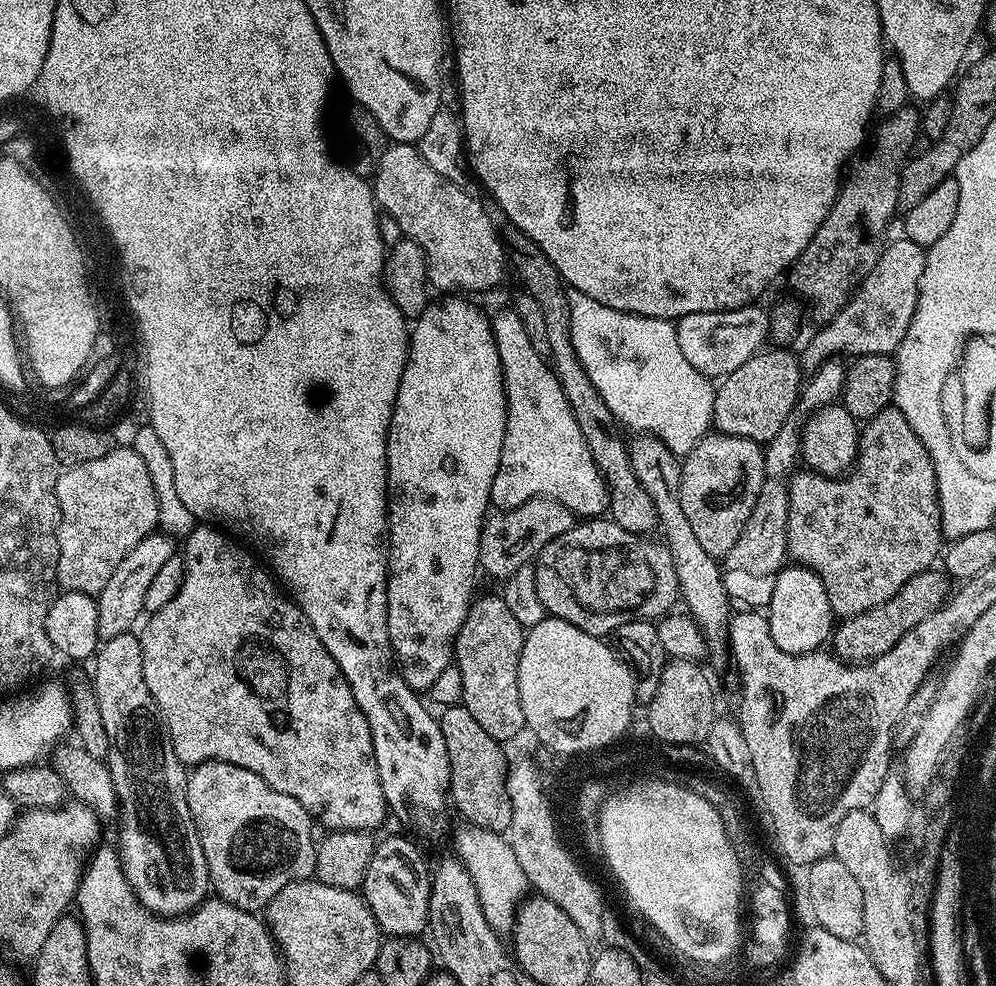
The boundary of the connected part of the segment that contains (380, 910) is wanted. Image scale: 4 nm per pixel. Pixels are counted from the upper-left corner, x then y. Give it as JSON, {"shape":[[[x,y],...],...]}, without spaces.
{"shape":[[[388,836],[384,841],[381,839],[377,843],[362,885],[366,906],[374,914],[381,933],[388,938],[419,937],[420,931],[423,933],[428,926],[432,889],[430,864],[424,861],[423,854],[407,840],[409,837],[404,836]]]}

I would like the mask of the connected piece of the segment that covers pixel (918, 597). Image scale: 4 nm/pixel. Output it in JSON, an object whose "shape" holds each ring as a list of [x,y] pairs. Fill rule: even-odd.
{"shape":[[[929,570],[910,578],[910,582],[906,582],[906,586],[902,586],[902,590],[894,594],[894,598],[886,598],[886,602],[857,616],[841,619],[830,637],[831,651],[845,662],[877,660],[879,656],[886,654],[886,650],[896,645],[902,634],[918,626],[922,618],[941,608],[950,592],[948,584],[950,585],[949,577],[940,570]]]}

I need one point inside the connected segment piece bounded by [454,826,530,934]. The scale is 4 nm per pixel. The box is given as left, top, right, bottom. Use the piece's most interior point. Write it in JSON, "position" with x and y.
{"position":[489,859]}

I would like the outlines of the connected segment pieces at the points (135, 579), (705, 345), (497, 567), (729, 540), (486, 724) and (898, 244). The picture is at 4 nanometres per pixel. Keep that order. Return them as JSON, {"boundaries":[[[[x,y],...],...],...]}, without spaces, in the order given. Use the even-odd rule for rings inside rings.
{"boundaries":[[[[153,532],[142,542],[138,542],[134,549],[128,551],[126,557],[118,562],[117,569],[111,574],[106,586],[97,596],[98,628],[103,641],[131,631],[135,627],[134,622],[141,619],[145,613],[146,593],[150,587],[151,579],[155,574],[158,574],[163,563],[175,555],[174,544],[175,541],[167,533]]],[[[760,306],[731,308],[725,312],[695,312],[680,317],[675,321],[676,337],[686,362],[690,362],[694,370],[709,378],[723,378],[734,374],[734,370],[742,366],[742,362],[765,347],[770,336],[769,313],[756,307]]],[[[532,496],[516,508],[491,513],[483,524],[479,540],[481,571],[498,580],[508,579],[519,567],[533,561],[537,553],[559,534],[564,534],[578,522],[576,513],[551,496]]],[[[713,431],[706,435],[688,451],[680,466],[680,501],[682,514],[690,522],[694,535],[706,554],[723,558],[738,542],[738,534],[742,534],[744,523],[750,518],[754,506],[758,502],[758,494],[762,490],[765,478],[764,449],[750,438],[731,436],[725,432]]],[[[477,595],[468,607],[462,630],[456,639],[454,665],[461,671],[462,676],[462,706],[470,710],[470,714],[474,714],[478,726],[482,726],[482,730],[486,730],[490,738],[501,742],[514,739],[526,728],[522,714],[522,698],[518,698],[518,658],[522,654],[525,631],[518,618],[514,618],[510,606],[506,606],[503,595]]],[[[899,238],[893,242],[885,243],[880,260],[864,277],[860,287],[853,292],[852,297],[842,306],[842,310],[833,320],[827,321],[812,336],[812,341],[802,352],[802,364],[805,369],[815,370],[826,360],[839,357],[839,352],[845,352],[848,358],[858,356],[887,356],[895,353],[896,347],[906,338],[906,330],[910,330],[910,318],[914,318],[914,310],[918,306],[918,294],[922,274],[926,266],[926,250],[920,245],[910,242],[907,238]]]]}

